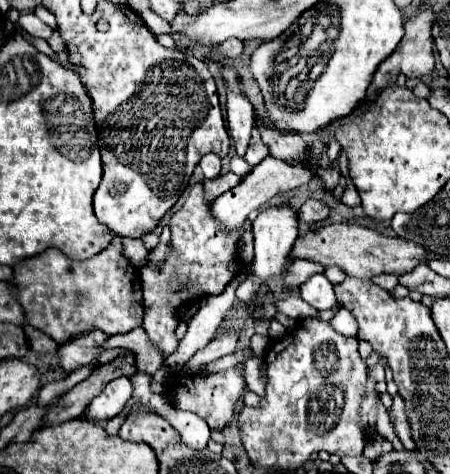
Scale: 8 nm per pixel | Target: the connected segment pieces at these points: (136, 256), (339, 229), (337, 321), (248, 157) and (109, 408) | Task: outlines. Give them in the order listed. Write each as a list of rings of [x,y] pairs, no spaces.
[[[123,238],[123,252],[129,258],[129,262],[137,268],[143,268],[149,256],[149,250],[143,246],[143,242],[133,240],[133,238]]]
[[[325,224],[317,230],[309,230],[307,234],[301,234],[295,242],[295,246],[289,252],[289,258],[301,258],[311,260],[321,266],[337,266],[347,276],[353,278],[373,278],[377,274],[389,272],[389,274],[405,274],[411,272],[419,262],[425,262],[427,250],[419,248],[419,244],[403,238],[389,238],[383,236],[371,228],[359,226],[359,224]]]
[[[339,308],[339,312],[335,314],[335,318],[329,324],[343,336],[357,336],[357,320],[347,308]]]
[[[259,142],[259,144],[253,144],[253,146],[249,146],[249,150],[247,150],[247,154],[243,156],[245,158],[245,162],[249,164],[249,166],[255,166],[255,164],[259,164],[263,158],[267,158],[267,146],[263,144],[263,142]]]
[[[117,378],[109,382],[103,388],[103,392],[89,404],[85,418],[101,422],[101,420],[111,420],[119,416],[125,410],[131,394],[133,394],[131,378]]]

